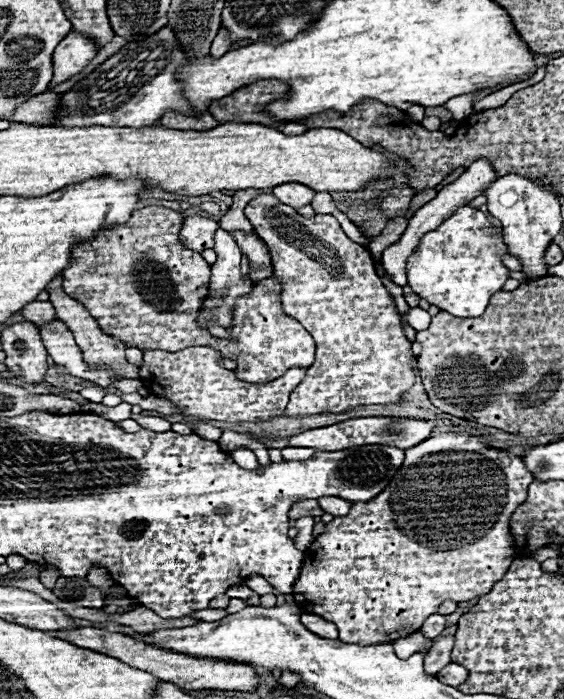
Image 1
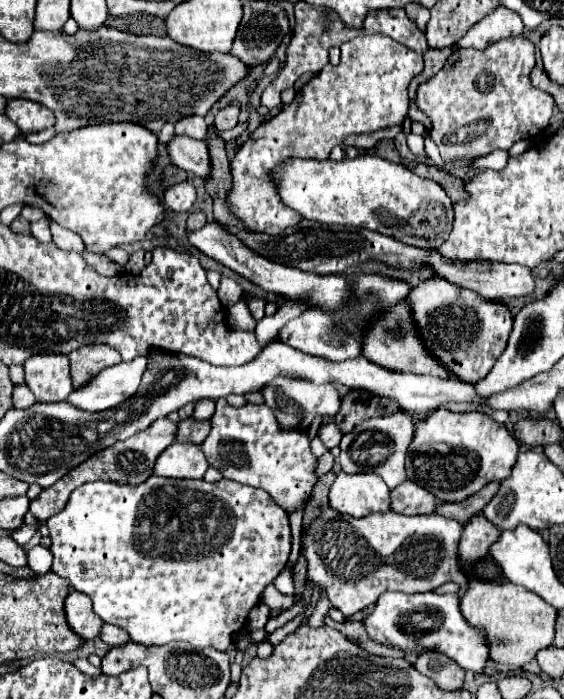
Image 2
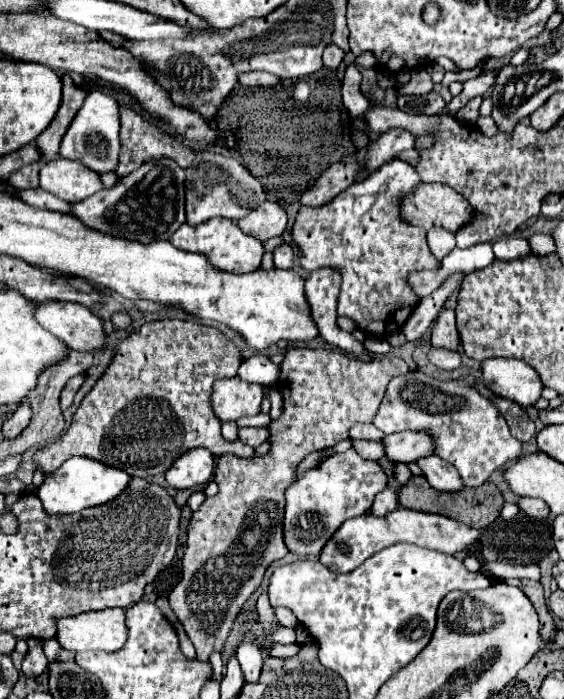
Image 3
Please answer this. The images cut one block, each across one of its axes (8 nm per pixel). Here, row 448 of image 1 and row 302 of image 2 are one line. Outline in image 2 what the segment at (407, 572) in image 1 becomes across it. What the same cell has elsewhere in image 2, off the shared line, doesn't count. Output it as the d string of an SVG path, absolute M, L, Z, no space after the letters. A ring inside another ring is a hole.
M436 272L408 294L408 306L426 350L460 380L472 380L472 384L482 380L508 344L512 330L510 308L472 294L468 288L454 286Z

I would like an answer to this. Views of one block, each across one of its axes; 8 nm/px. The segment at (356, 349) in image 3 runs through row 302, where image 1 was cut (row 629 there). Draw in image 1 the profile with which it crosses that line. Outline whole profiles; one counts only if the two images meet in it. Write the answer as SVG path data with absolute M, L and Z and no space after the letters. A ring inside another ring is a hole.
M302 614L300 620L302 620L302 624L304 624L310 632L314 632L314 634L318 634L318 636L324 636L324 638L338 638L336 626L334 626L332 622L328 622L328 620L320 618L320 616Z

